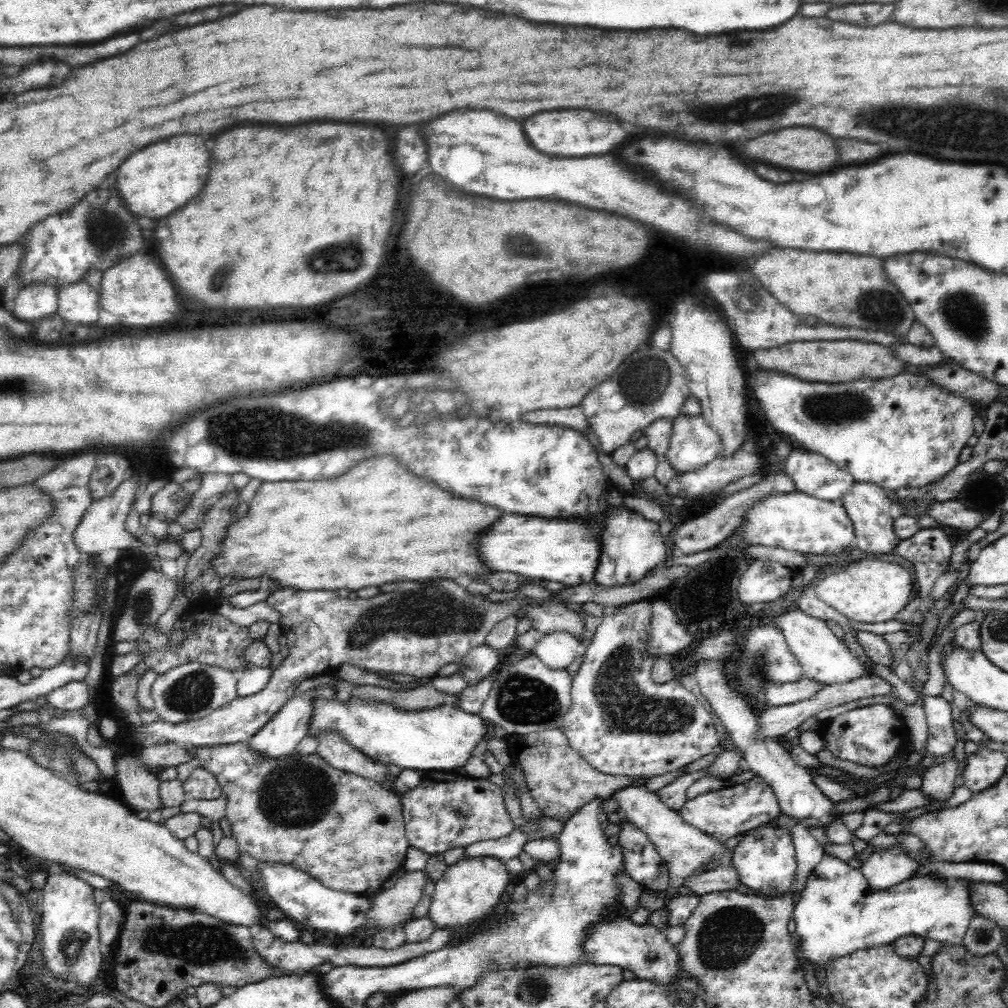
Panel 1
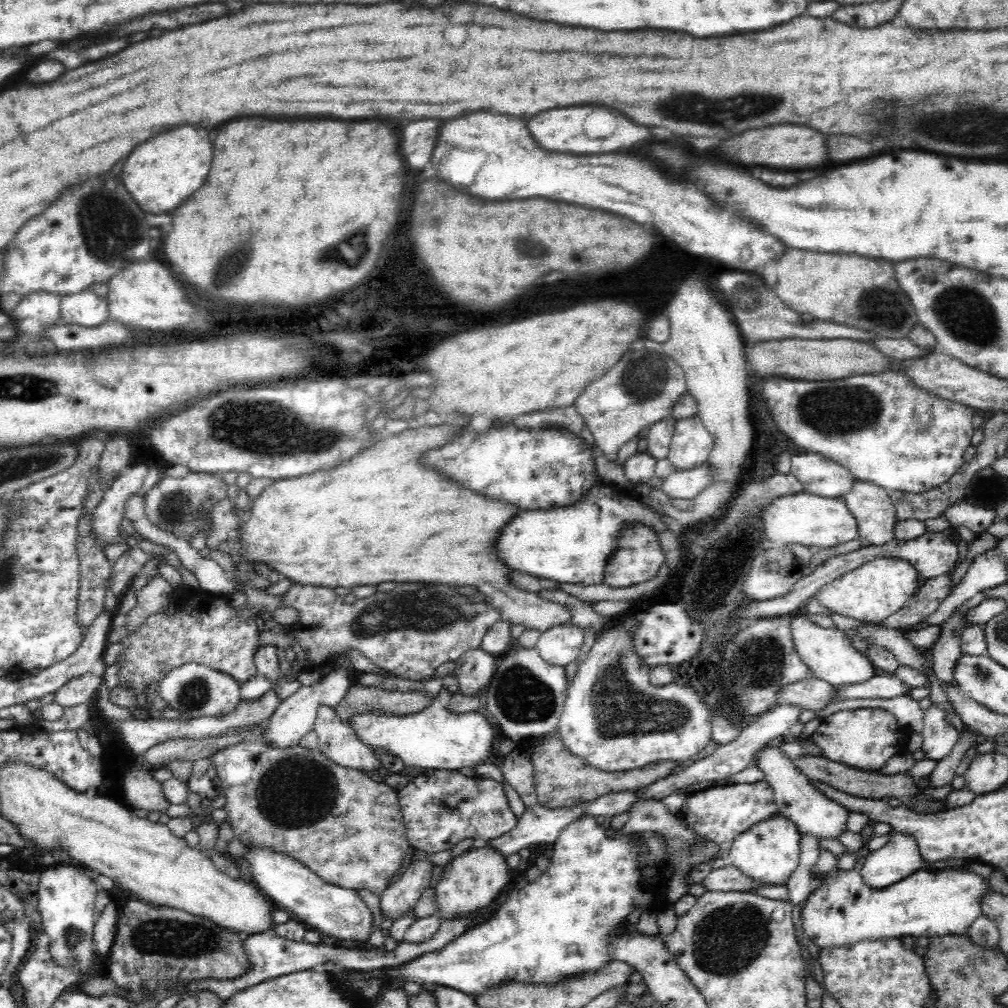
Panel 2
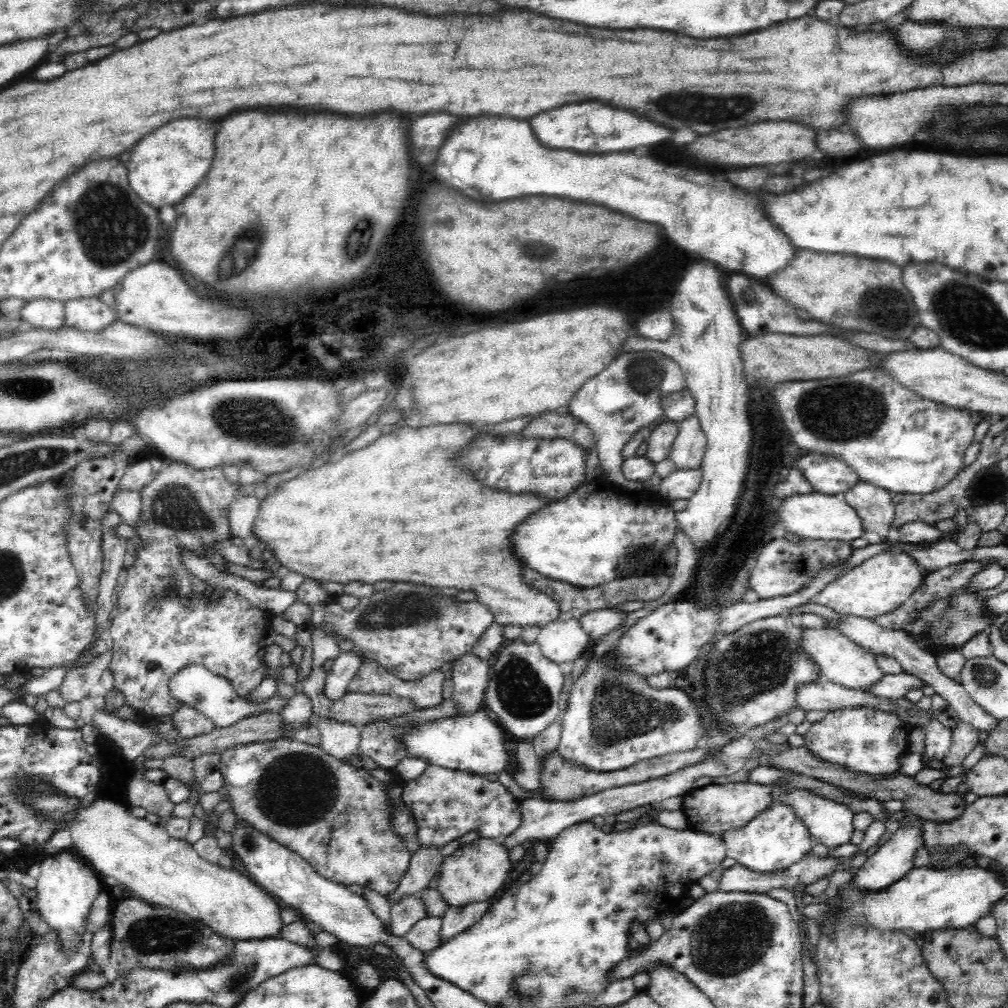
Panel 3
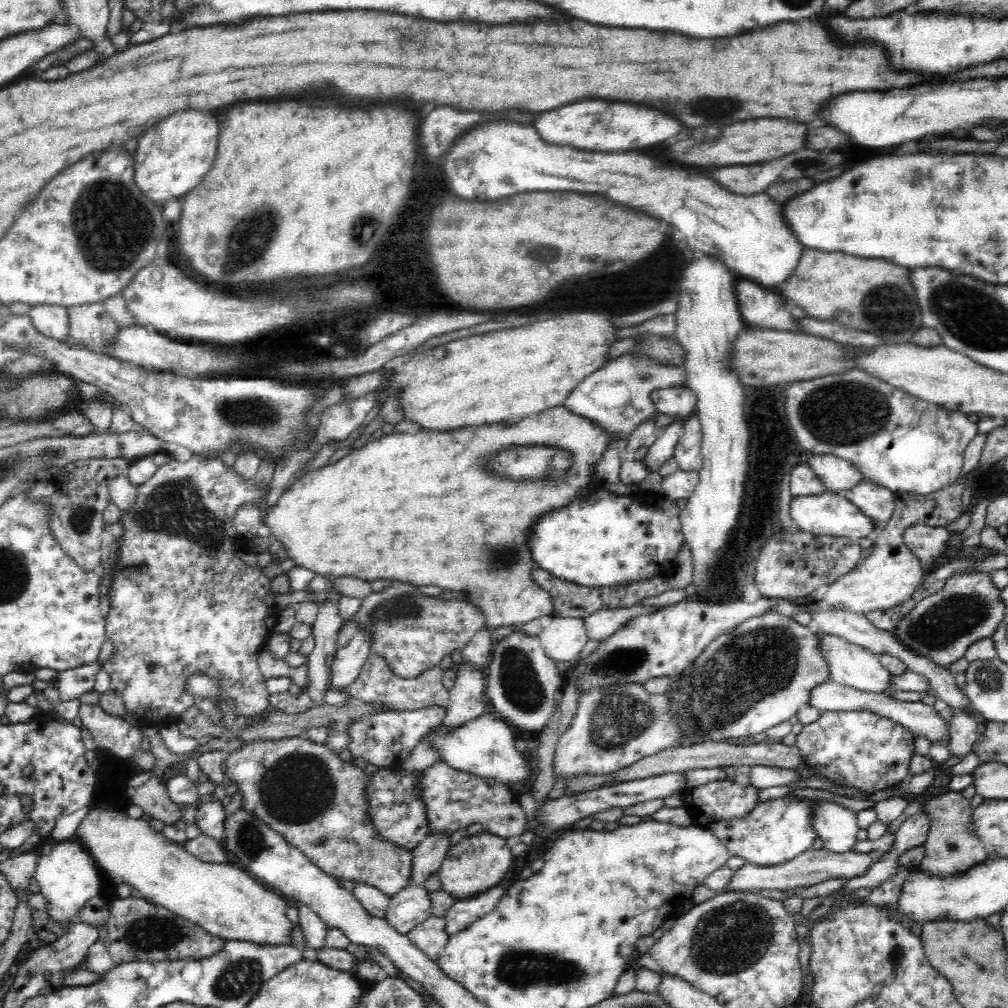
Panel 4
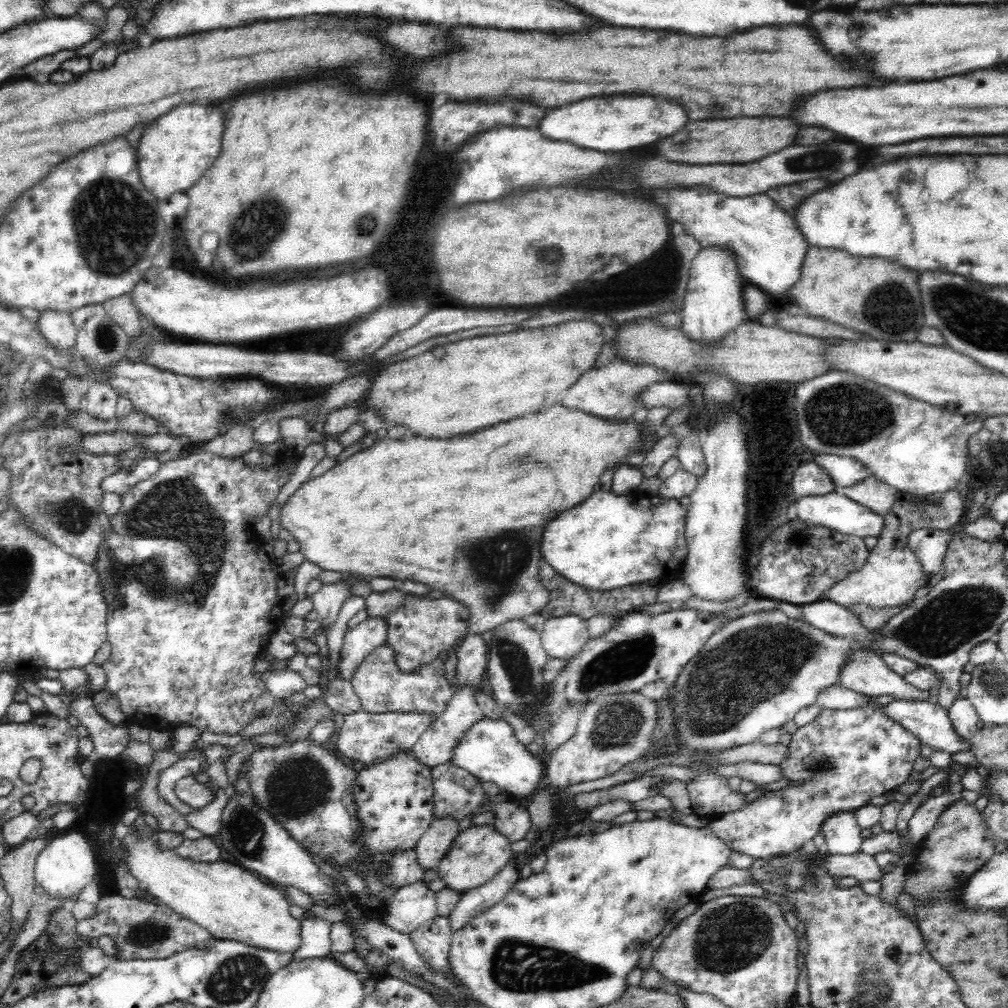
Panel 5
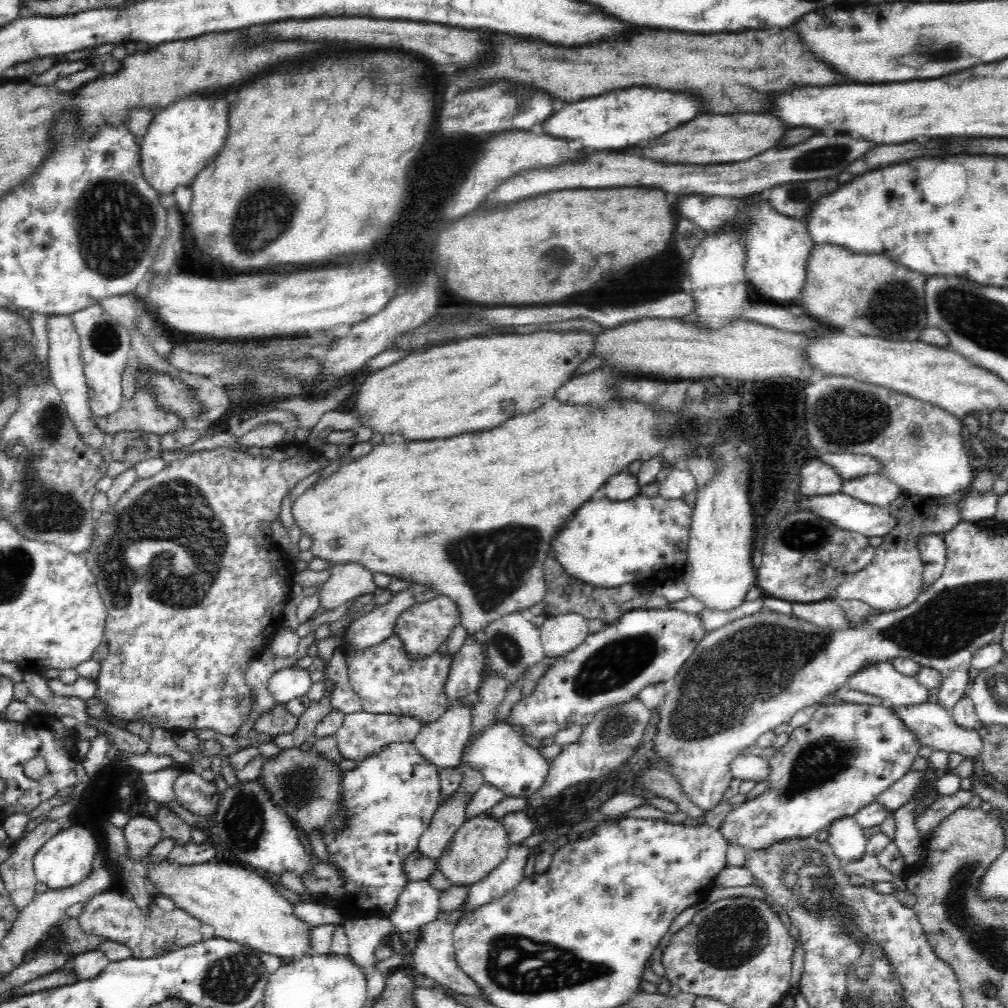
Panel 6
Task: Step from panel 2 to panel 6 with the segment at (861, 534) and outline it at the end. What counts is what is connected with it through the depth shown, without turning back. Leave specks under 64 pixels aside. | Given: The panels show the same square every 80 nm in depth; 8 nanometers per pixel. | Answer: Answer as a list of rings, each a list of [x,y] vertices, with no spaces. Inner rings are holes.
[[[879,472],[844,481],[840,492],[855,500],[878,506],[881,510],[887,511],[890,504],[902,494],[898,485]]]

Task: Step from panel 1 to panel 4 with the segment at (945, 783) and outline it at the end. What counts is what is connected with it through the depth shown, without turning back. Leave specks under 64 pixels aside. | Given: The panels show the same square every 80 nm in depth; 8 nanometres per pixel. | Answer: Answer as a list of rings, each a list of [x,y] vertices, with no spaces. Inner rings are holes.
[[[953,709],[954,716],[948,727],[950,757],[966,756],[973,751],[974,743],[982,731],[976,719],[962,709]]]

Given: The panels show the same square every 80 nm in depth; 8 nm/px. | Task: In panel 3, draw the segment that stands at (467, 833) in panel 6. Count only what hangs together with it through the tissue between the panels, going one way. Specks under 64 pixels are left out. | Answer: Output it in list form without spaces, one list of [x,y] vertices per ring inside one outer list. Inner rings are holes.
[[[481,838],[462,846],[443,862],[438,878],[437,891],[450,908],[464,908],[478,902],[488,902],[497,898],[507,887],[506,878],[511,871],[509,851],[502,842]]]

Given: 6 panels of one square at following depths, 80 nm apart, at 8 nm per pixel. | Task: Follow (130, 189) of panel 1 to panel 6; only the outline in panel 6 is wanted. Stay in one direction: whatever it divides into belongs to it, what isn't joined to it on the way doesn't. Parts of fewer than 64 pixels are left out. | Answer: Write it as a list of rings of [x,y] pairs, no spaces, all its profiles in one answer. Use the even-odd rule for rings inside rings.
[[[186,98],[178,100],[176,104],[160,110],[148,126],[148,132],[140,142],[140,168],[144,180],[158,196],[168,196],[179,186],[190,187],[201,170],[204,170],[222,150],[224,140],[228,136],[228,106],[222,98],[208,100],[208,98]]]

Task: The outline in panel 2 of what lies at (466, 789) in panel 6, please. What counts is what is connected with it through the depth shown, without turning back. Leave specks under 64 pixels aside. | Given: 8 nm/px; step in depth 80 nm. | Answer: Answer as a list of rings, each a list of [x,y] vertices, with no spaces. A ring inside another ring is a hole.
[[[418,862],[406,865],[396,879],[380,895],[382,918],[396,920],[412,912],[421,900],[422,893],[429,890],[433,864]]]

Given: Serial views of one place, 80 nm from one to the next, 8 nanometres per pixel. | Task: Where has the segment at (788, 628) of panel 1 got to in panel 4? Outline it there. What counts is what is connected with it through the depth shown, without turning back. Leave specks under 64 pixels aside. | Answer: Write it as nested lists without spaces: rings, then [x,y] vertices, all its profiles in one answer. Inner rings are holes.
[[[818,634],[820,653],[828,665],[828,678],[835,683],[866,692],[880,692],[890,684],[892,675],[882,666],[879,656],[836,635]]]

